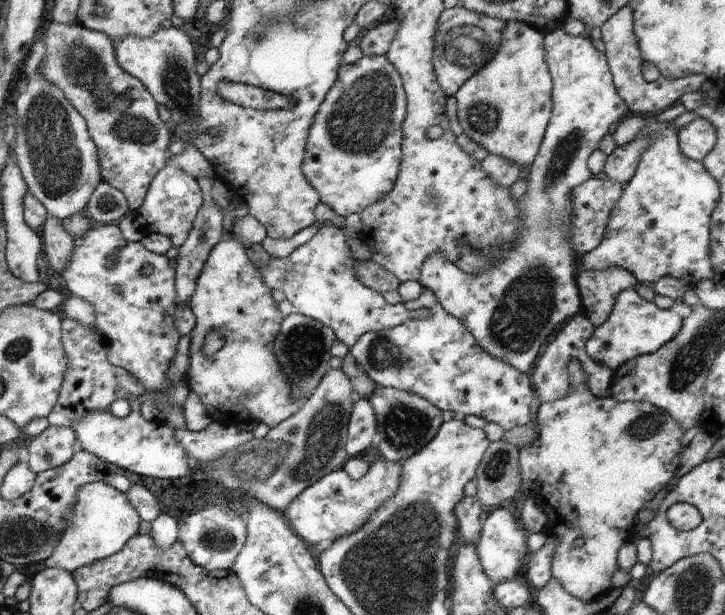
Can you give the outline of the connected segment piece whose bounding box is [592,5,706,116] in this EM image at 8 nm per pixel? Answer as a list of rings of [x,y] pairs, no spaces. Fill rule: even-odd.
[[[630,5],[623,6],[618,12],[614,13],[614,16],[610,16],[600,29],[602,38],[592,41],[592,44],[598,51],[605,53],[606,63],[608,63],[612,73],[614,86],[629,107],[630,115],[658,115],[664,108],[678,102],[679,98],[686,92],[698,91],[701,84],[706,80],[703,74],[680,78],[670,78],[661,74],[658,80],[648,82],[641,71],[644,60],[633,31],[633,10]]]

